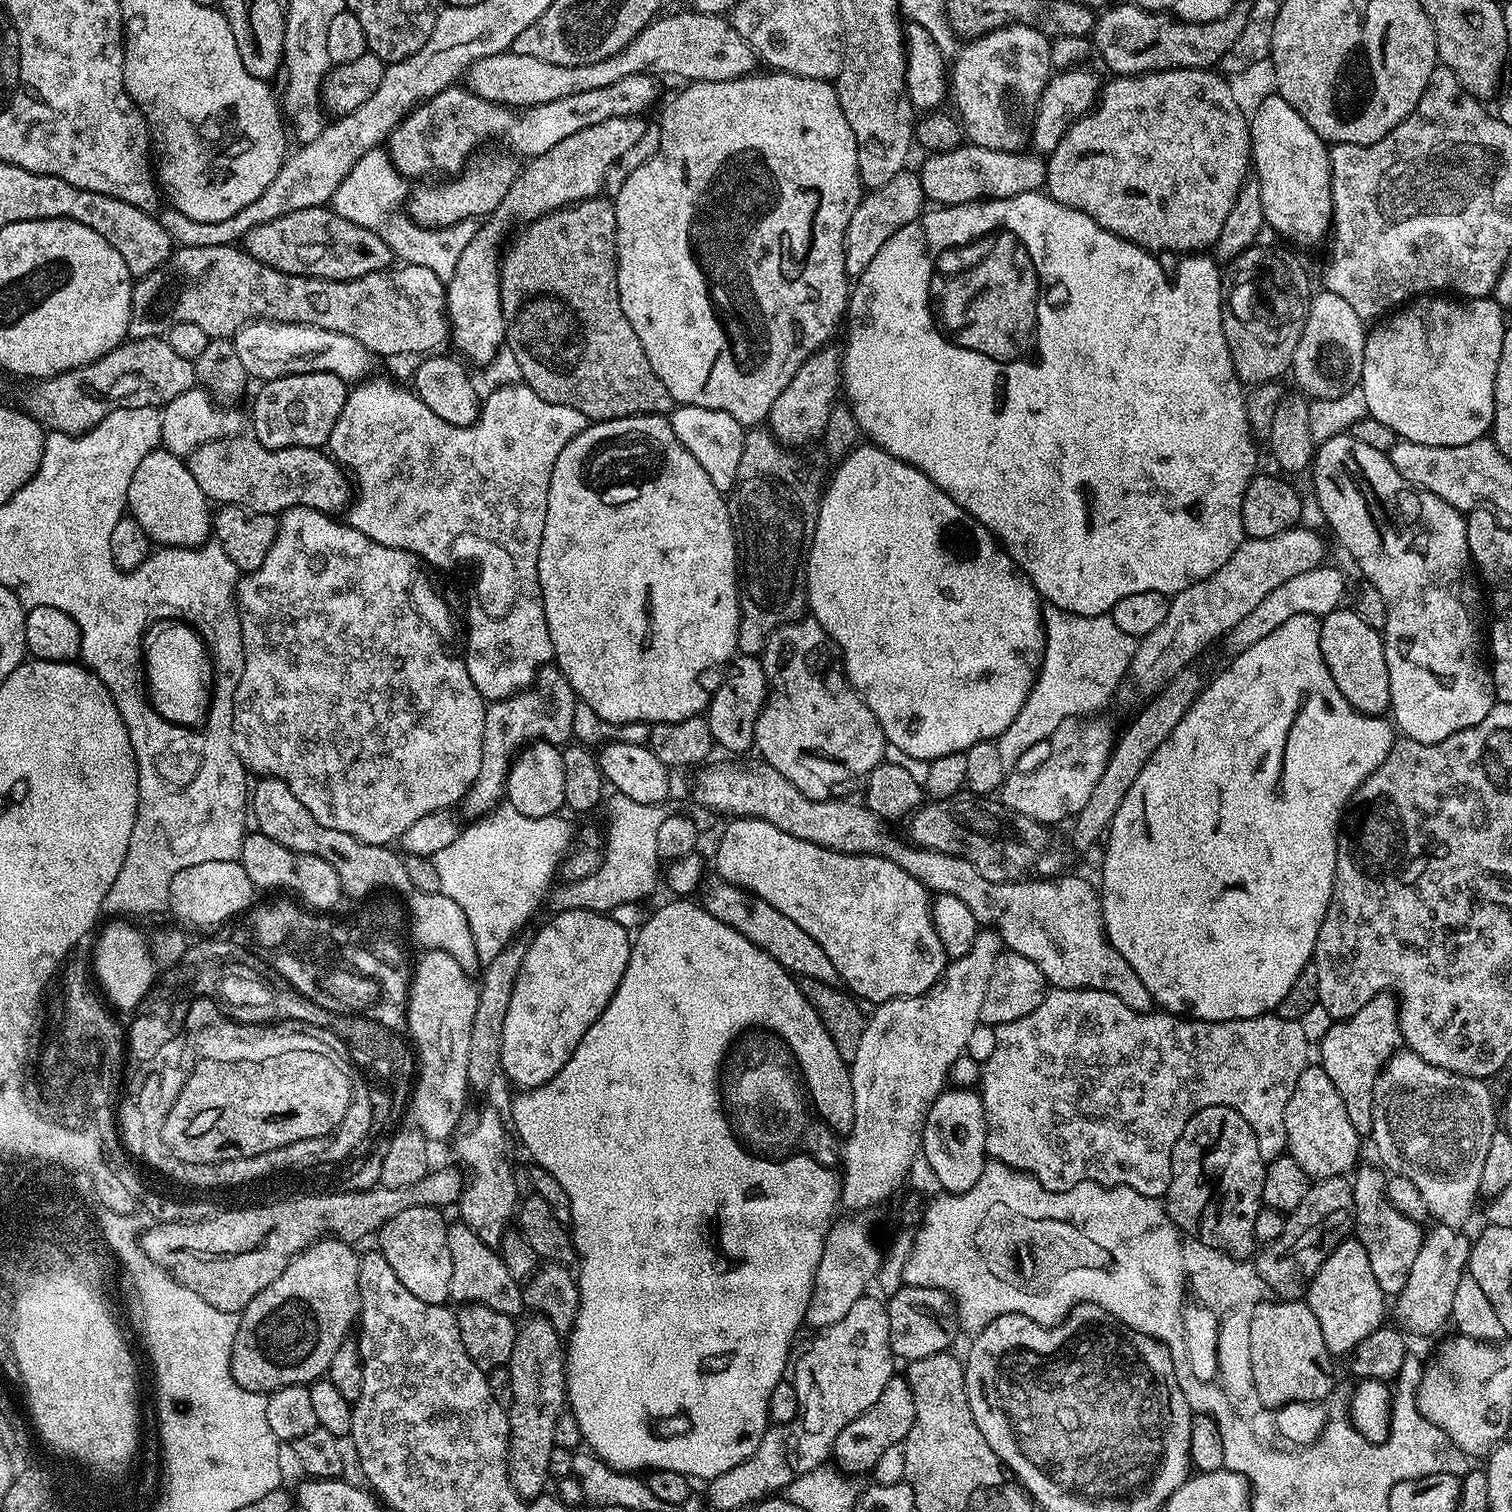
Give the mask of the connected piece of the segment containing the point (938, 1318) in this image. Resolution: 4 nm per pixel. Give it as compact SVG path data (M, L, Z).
M901 1286L886 1300L890 1318L890 1342L893 1357L911 1362L918 1358L930 1358L930 1354L949 1351L961 1331L956 1301L941 1288L913 1288Z

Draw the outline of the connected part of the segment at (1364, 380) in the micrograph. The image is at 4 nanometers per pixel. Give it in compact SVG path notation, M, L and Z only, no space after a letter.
M1425 294L1397 307L1391 314L1373 323L1364 337L1364 357L1358 385L1364 392L1364 407L1367 415L1382 422L1382 426L1386 426L1399 439L1418 442L1422 446L1466 446L1466 442L1481 439L1491 429L1496 409L1494 382L1498 370L1498 358L1502 354L1502 338L1506 331L1504 316L1506 316L1505 309L1491 298L1449 298L1444 294Z

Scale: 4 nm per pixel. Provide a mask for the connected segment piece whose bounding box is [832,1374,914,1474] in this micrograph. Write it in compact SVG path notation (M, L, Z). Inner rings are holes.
M896 1374L890 1382L886 1382L886 1390L882 1390L878 1402L874 1402L870 1410L852 1420L850 1426L846 1426L842 1434L838 1434L832 1444L832 1456L837 1460L835 1463L848 1474L868 1472L895 1444L896 1447L903 1445L910 1434L910 1426L914 1426L914 1394L907 1379Z

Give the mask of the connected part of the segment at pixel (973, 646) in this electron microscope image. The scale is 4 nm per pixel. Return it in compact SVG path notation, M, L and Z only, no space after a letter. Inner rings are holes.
M871 442L861 443L852 449L843 460L835 465L836 473L832 476L832 481L827 481L826 487L823 489L820 497L820 513L816 519L816 533L812 539L812 546L808 550L806 557L806 604L810 609L811 619L817 620L826 630L826 634L830 634L830 638L836 644L842 653L844 662L844 672L848 675L848 681L856 687L856 693L860 695L866 702L866 706L870 706L870 710L874 714L874 718L878 718L878 722L884 731L885 741L889 745L892 744L901 752L909 761L924 760L923 762L931 762L943 755L954 754L955 752L967 752L970 746L974 746L983 740L995 741L1007 728L1010 722L1014 722L1014 718L1018 718L1018 714L1022 710L1022 706L1026 702L1026 698L1030 694L1030 690L1036 681L1036 673L1040 670L1040 663L1044 661L1044 622L1042 619L1042 597L1036 591L1036 587L1032 585L1031 580L1017 568L1012 557L1004 551L999 540L989 532L988 527L980 521L975 520L965 508L958 506L958 502L954 502L954 498L950 498L941 490L937 484L930 478L926 478L926 474L922 474L922 470L918 470L914 466L910 466L906 462L902 462L890 454L885 448L877 448Z

